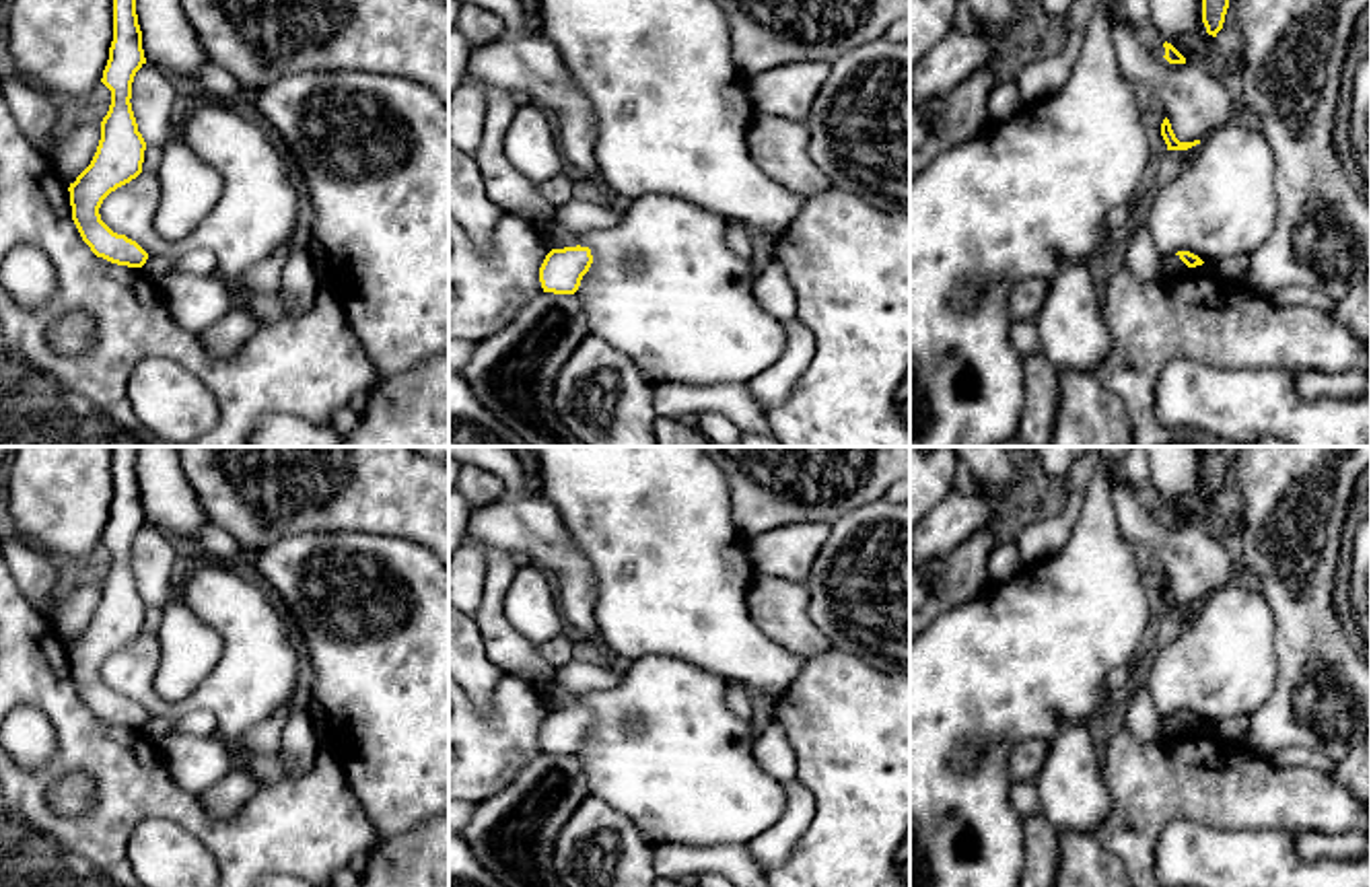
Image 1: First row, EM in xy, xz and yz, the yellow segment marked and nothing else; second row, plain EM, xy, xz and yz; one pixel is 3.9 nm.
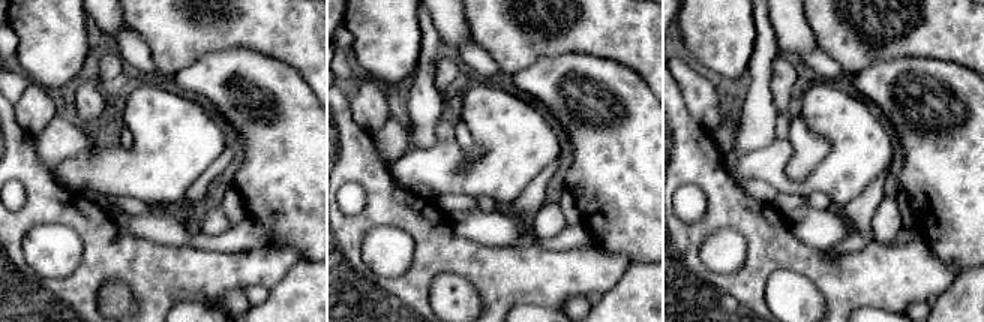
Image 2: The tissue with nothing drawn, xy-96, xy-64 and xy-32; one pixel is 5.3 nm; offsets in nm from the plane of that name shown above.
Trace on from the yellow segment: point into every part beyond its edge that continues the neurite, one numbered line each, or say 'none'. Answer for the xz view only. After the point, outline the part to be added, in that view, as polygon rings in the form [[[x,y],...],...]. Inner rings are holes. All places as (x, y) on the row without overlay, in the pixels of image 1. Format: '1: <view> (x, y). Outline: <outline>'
none

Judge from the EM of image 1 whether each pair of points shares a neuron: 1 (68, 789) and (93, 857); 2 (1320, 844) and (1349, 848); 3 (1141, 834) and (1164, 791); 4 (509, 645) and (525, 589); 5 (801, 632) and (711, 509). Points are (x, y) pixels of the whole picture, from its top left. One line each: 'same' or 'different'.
1: different
2: same
3: same
4: different
5: different

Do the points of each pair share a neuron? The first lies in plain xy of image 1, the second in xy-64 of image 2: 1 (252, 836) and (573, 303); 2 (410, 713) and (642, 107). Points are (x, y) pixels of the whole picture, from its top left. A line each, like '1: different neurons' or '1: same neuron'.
1: different neurons
2: same neuron

